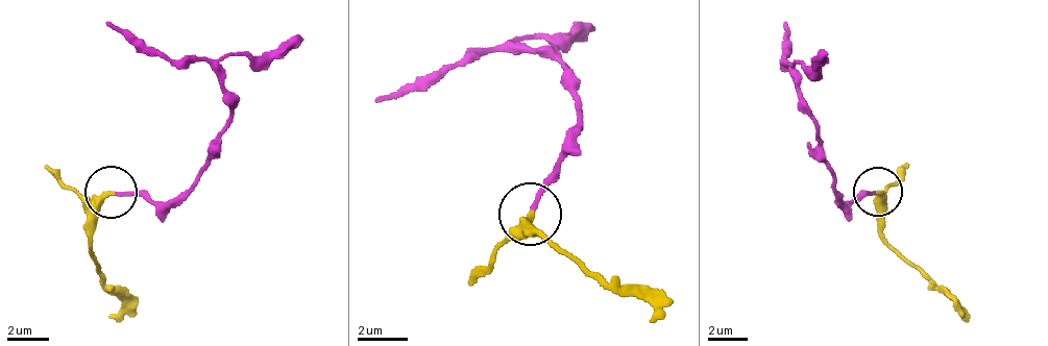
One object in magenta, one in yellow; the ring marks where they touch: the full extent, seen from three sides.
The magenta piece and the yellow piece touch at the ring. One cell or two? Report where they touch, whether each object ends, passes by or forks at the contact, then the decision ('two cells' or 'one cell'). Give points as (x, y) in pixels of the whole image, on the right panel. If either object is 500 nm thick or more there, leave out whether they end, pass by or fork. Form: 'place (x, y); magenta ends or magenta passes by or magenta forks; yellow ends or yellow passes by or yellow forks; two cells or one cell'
place (878, 191); magenta ends; yellow ends; one cell

